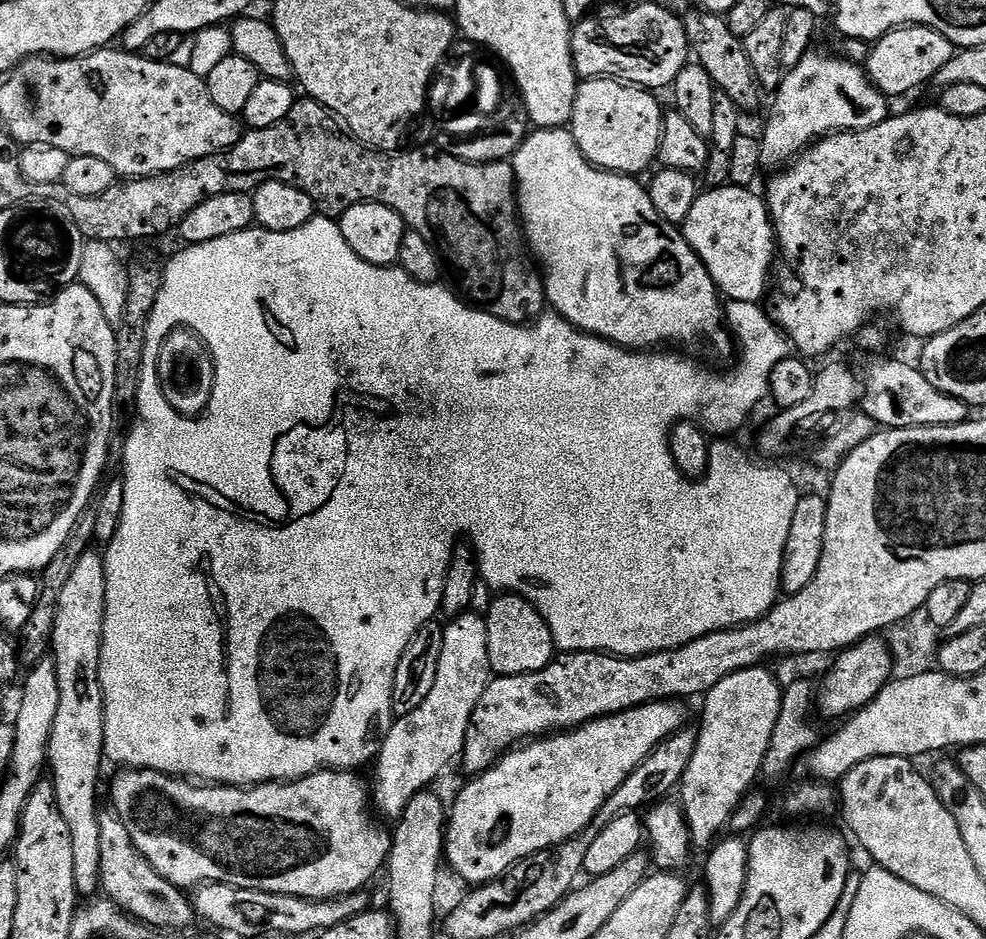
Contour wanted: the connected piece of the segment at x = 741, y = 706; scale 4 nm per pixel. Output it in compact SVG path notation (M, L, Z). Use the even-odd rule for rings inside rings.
M757 666L738 670L730 674L730 678L722 678L722 682L718 682L718 686L711 688L703 697L704 713L700 716L700 724L698 723L694 758L690 758L690 766L686 766L686 774L678 785L678 800L683 807L684 815L688 817L693 849L708 850L717 843L721 835L719 832L729 827L732 815L749 793L751 788L748 787L755 782L756 775L761 775L764 755L768 752L770 738L778 722L781 695L782 684L776 681L775 674L768 666Z

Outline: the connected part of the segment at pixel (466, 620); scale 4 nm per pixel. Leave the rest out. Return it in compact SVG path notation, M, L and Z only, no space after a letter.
M471 610L463 612L461 616L453 616L444 624L442 634L442 654L438 657L438 674L434 678L434 686L422 706L418 710L410 710L410 714L398 716L393 719L392 729L386 734L386 738L380 747L380 754L374 761L376 768L376 788L371 789L370 800L389 822L399 820L406 810L410 798L414 794L425 791L432 783L451 766L461 759L464 744L468 740L468 727L472 721L474 710L478 706L478 698L486 690L488 683L494 678L490 666L490 645L486 639L486 622L479 612Z

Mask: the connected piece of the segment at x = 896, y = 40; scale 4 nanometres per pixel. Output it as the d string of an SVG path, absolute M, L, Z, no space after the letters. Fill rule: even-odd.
M909 26L906 28L895 28L893 32L887 32L881 40L875 41L871 45L871 52L866 63L868 81L883 92L889 98L904 96L907 92L912 92L915 88L920 88L924 83L935 81L938 70L950 62L954 54L954 45L942 34L938 34L932 28L922 28L919 26Z

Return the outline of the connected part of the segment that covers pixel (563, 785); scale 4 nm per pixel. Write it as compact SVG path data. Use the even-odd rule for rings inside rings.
M680 698L640 704L637 708L581 724L579 728L533 739L505 752L491 768L471 777L469 784L457 794L456 801L450 804L444 833L447 867L449 864L468 886L489 884L503 878L519 860L580 836L602 810L606 798L630 778L633 770L662 741L669 740L689 723L688 708L684 704L687 703Z

